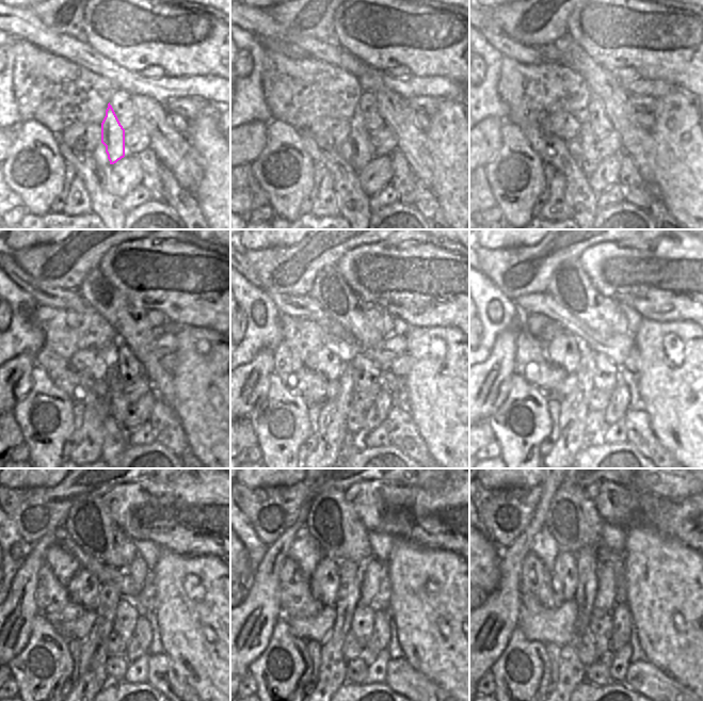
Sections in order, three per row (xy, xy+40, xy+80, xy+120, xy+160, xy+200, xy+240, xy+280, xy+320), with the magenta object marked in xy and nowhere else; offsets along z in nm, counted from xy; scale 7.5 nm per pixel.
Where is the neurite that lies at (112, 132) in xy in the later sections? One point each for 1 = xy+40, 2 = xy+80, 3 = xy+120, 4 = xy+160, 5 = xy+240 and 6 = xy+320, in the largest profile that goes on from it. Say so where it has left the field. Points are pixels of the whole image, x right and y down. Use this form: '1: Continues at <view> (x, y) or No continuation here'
1: Continues at xy+40 (352, 138)
2: Continues at xy+80 (590, 141)
3: Continues at xy+120 (112, 378)
4: Continues at xy+160 (355, 419)
5: Continues at xy+240 (115, 667)
6: Continues at xy+320 (597, 673)

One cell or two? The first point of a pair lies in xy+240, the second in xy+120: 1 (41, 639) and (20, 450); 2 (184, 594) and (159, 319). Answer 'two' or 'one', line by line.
1: two
2: two

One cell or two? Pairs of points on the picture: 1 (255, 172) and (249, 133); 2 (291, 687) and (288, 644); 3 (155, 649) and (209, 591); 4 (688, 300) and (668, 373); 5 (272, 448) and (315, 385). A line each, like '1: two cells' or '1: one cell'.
1: two cells
2: one cell
3: two cells
4: two cells
5: two cells

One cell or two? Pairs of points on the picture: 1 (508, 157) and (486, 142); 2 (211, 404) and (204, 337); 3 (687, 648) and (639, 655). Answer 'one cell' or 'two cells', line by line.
1: two cells
2: one cell
3: two cells

